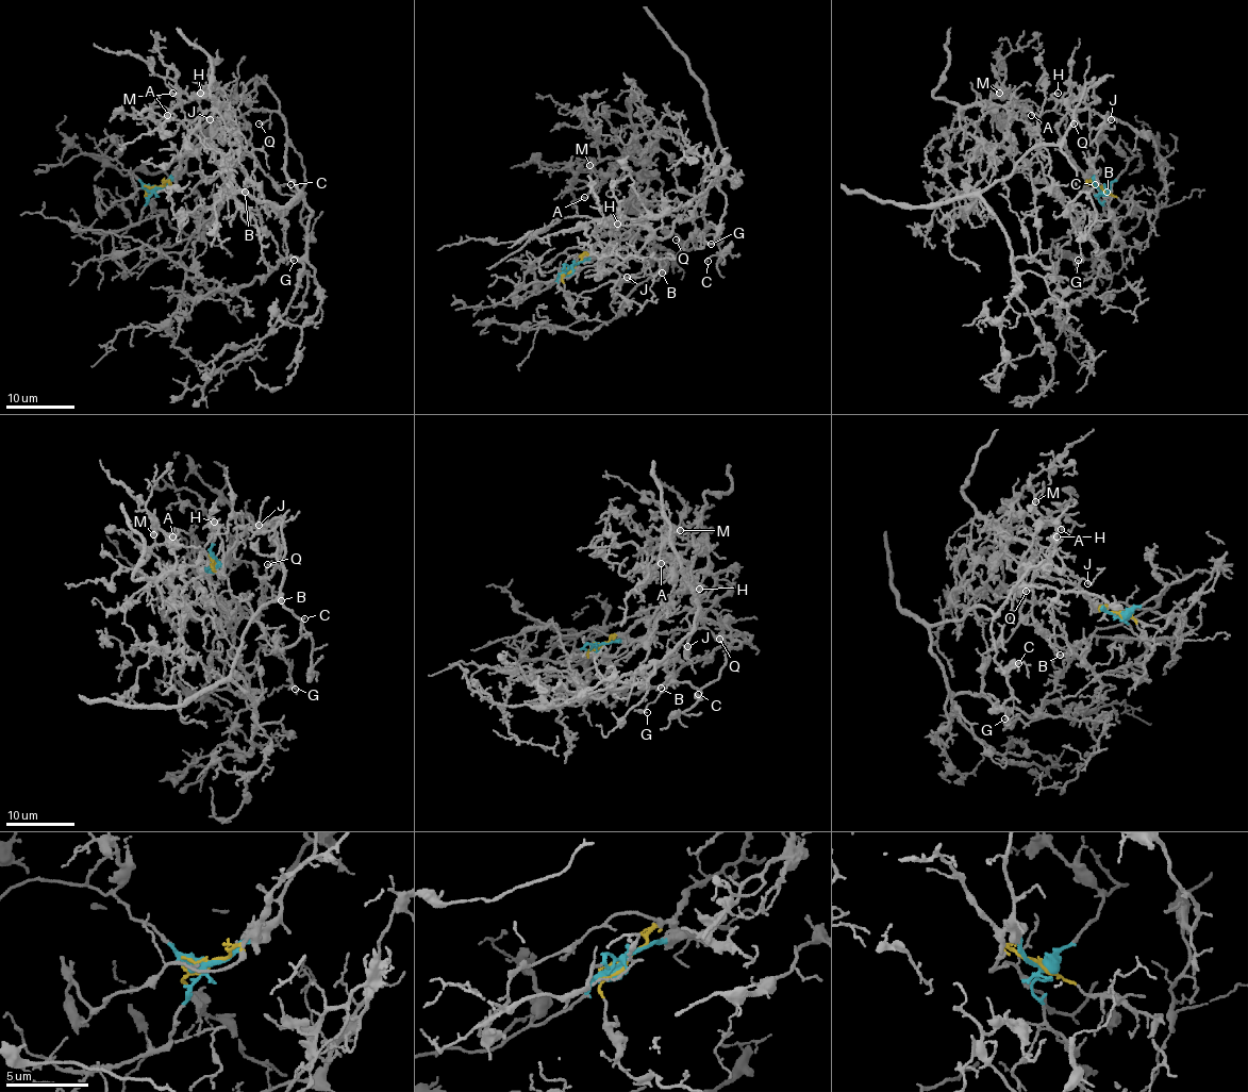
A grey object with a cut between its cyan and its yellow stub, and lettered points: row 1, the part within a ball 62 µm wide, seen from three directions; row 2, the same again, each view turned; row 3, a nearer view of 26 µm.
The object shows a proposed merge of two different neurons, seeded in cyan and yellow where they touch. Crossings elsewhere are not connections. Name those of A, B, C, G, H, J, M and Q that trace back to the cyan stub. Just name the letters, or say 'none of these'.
B, C, G, J, Q

